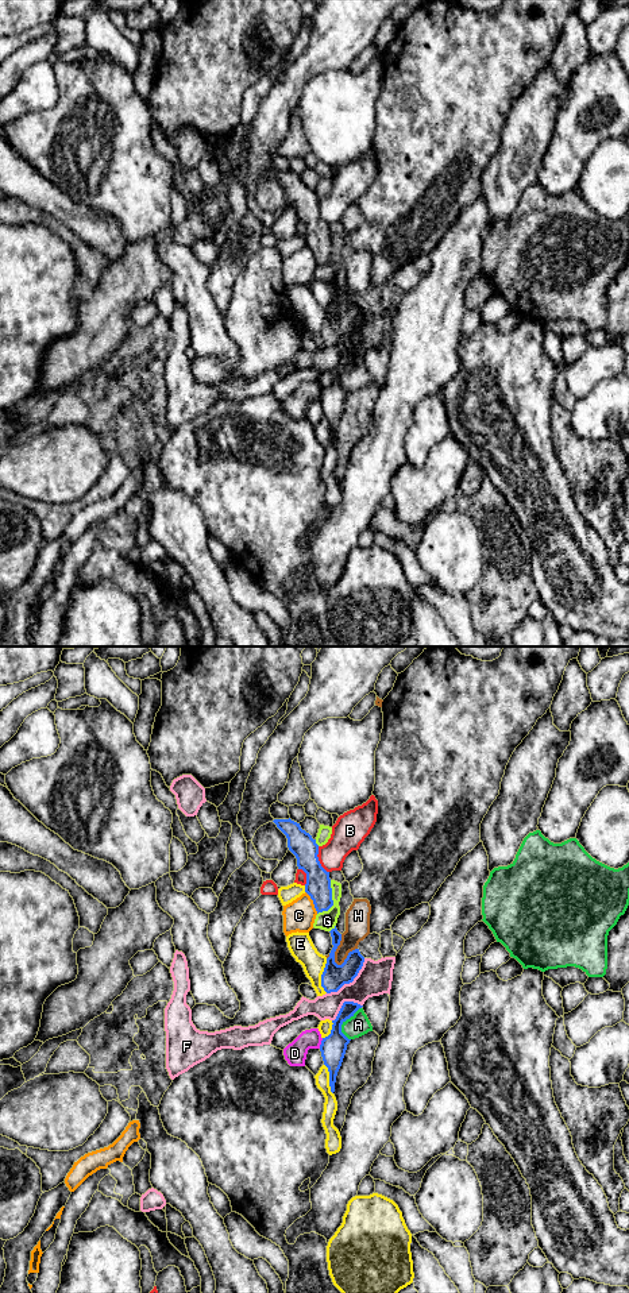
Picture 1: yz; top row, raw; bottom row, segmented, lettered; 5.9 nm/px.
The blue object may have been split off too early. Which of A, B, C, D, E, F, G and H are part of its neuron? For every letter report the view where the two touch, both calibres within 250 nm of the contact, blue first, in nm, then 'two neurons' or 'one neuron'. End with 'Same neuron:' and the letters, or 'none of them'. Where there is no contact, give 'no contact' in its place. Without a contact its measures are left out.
A: yz | 150/130 nm | two neurons
B: yz | 150/200 nm | two neurons
C: yz | 150/190 nm | two neurons
D: yz | 150/130 nm | two neurons
E: yz | 150/140 nm | two neurons
F: yz | 150/200 nm | two neurons
G: yz | 150/120 nm | two neurons
H: yz | 150/140 nm | two neurons
Same neuron: none of them

